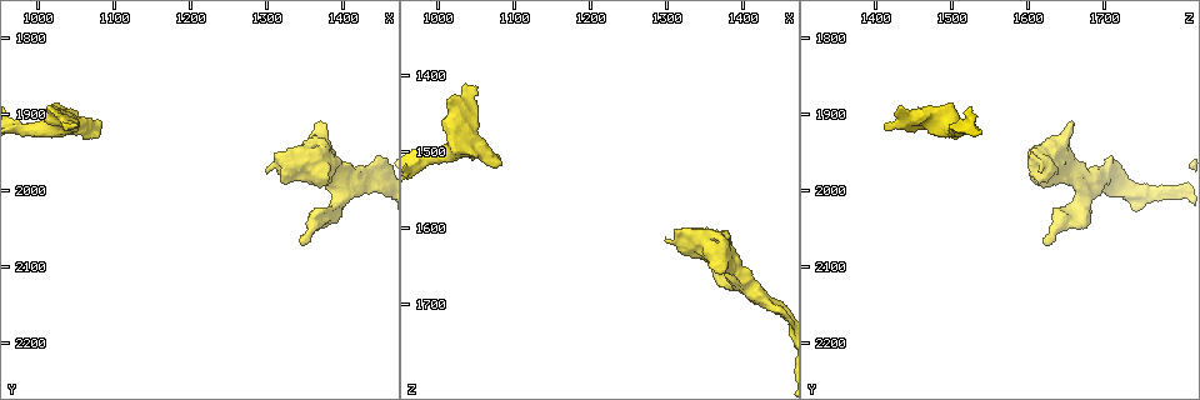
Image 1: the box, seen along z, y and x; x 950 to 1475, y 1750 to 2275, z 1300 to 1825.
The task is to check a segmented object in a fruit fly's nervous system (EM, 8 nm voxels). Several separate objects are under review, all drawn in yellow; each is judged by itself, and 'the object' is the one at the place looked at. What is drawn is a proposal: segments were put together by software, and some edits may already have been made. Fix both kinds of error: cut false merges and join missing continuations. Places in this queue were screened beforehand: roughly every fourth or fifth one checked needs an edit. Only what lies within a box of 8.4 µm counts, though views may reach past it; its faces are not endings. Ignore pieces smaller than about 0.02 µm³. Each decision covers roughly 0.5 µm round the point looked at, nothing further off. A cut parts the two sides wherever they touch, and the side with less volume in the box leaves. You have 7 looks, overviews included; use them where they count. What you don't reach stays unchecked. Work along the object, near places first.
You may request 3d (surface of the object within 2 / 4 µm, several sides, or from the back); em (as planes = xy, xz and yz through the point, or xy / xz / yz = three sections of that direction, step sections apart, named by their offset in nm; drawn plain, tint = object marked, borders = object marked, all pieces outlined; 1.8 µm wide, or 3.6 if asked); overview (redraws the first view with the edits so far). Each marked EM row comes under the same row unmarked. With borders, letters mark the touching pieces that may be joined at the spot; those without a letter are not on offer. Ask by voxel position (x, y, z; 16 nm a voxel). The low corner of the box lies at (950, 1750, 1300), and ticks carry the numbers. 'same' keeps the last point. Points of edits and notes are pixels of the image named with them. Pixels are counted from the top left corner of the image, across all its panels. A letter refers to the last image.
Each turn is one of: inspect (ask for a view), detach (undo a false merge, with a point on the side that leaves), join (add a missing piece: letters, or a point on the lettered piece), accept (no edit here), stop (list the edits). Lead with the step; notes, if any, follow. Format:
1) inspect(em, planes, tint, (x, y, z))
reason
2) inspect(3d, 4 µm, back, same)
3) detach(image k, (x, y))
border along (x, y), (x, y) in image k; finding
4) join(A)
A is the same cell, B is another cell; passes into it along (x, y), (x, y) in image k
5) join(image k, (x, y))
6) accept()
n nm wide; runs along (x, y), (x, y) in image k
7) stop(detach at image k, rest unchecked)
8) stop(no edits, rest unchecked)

inspect(3d, 4 µm, (1400, 1990, 1665))
two arms in line, one across

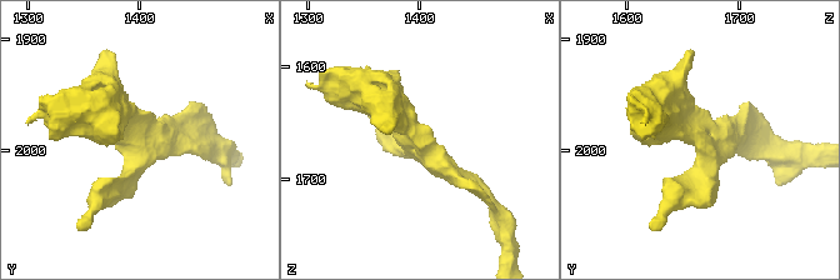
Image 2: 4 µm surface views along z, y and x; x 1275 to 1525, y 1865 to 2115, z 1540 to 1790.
inspect(em, 3.6 µm, yz, step 16, tint, (1398, 1994, 1670))
3 arms; arms of 260, 280, 500 nm

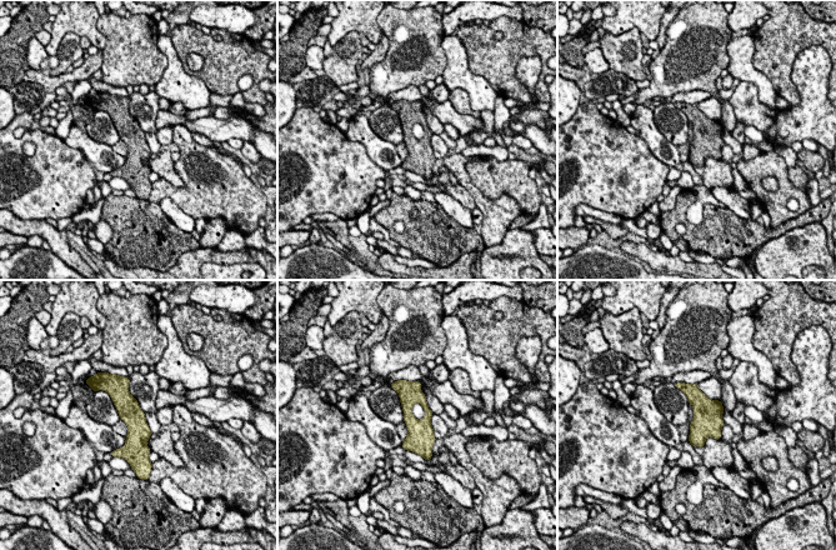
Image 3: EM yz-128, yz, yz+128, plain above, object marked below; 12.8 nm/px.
inspect(em, 3.6 µm, planes, borders, same)
cut it another way

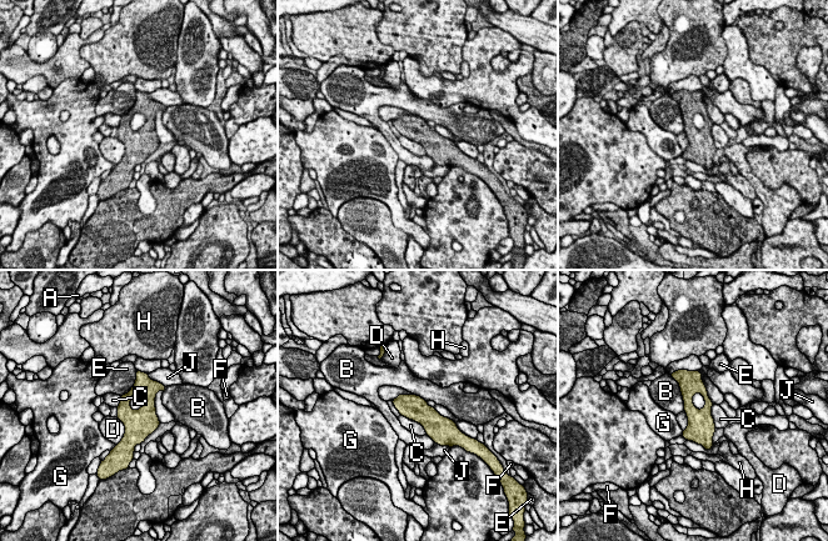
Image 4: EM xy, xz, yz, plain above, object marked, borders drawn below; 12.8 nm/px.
accept()
A, B, C, D, E, F, G, H and J are other cells; border along (400, 414), (417, 421), (427, 434) in image 4; continuous, no second neuron

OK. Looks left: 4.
inspect(3d, 4 µm, (1055, 1915, 1415))
free end

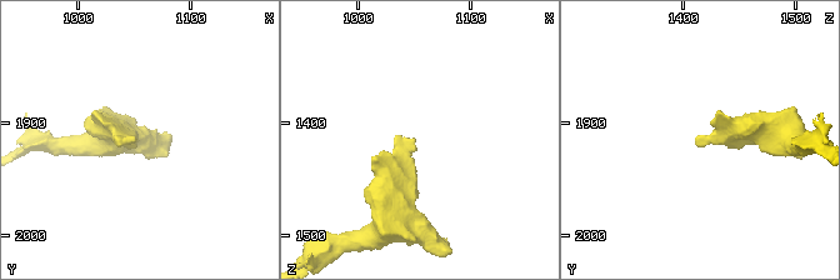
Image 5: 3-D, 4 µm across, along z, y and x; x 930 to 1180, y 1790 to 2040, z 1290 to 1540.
inspect(em, planes, borders, (1050, 1918, 1418))

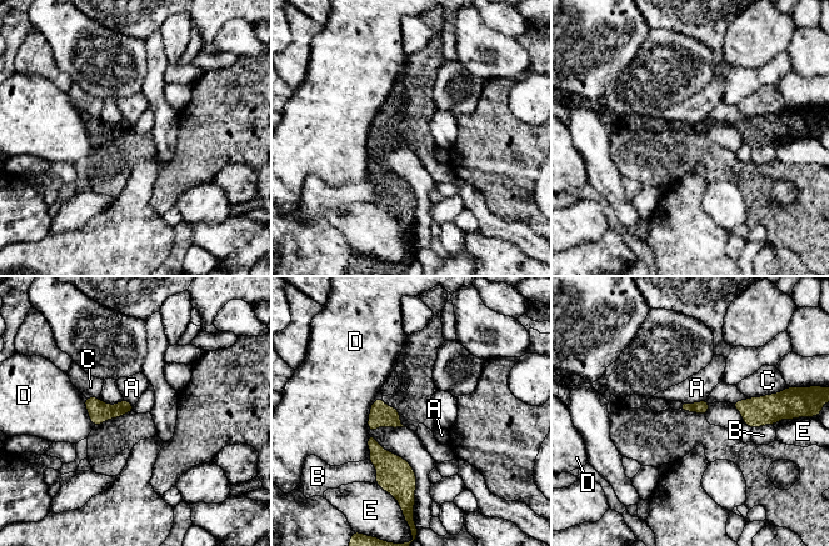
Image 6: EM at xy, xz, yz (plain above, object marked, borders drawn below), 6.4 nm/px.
accept()
A, B, C, D and E are other cells; none of them fits

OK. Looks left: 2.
stop(no edits, rest unchecked)

